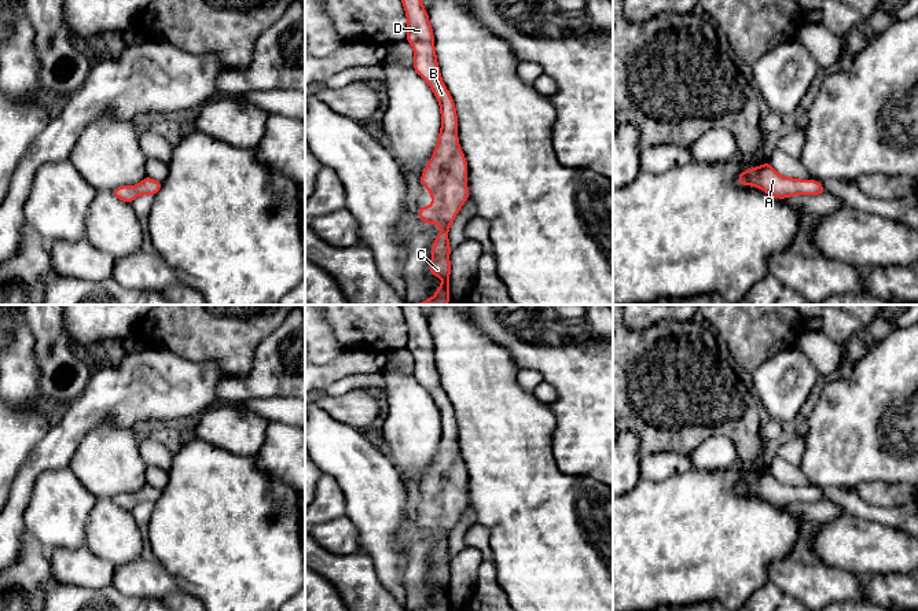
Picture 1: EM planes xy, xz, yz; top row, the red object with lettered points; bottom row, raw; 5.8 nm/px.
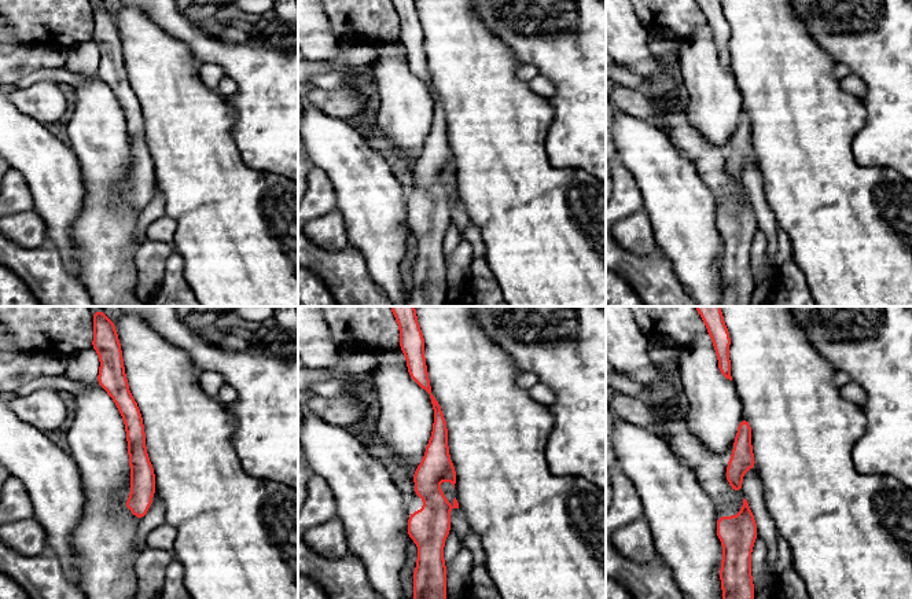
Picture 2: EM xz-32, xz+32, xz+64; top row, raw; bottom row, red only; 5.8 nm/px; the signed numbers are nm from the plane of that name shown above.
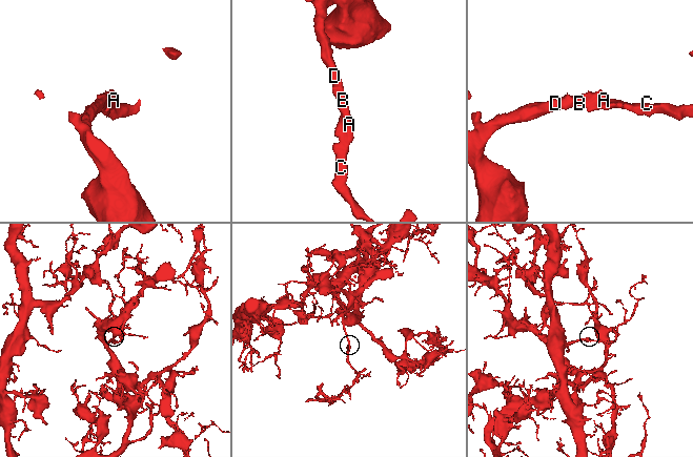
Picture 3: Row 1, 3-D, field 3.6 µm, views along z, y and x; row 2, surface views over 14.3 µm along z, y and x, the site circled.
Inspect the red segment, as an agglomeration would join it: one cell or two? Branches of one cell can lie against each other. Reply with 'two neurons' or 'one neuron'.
one neuron

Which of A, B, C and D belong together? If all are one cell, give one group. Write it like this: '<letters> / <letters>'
A B C D

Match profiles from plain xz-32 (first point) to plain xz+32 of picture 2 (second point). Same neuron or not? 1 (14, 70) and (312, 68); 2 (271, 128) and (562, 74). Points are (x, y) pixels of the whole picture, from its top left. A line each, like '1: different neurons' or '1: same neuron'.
1: same neuron
2: same neuron

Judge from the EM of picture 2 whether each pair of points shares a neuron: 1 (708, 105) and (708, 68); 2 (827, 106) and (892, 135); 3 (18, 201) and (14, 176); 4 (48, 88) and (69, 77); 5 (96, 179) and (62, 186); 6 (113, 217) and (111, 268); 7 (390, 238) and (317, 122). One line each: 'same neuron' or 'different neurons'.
1: same neuron
2: different neurons
3: same neuron
4: different neurons
5: different neurons
6: same neuron
7: same neuron

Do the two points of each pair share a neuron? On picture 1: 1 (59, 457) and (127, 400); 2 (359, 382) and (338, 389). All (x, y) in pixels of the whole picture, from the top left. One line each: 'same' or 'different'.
1: same
2: same

